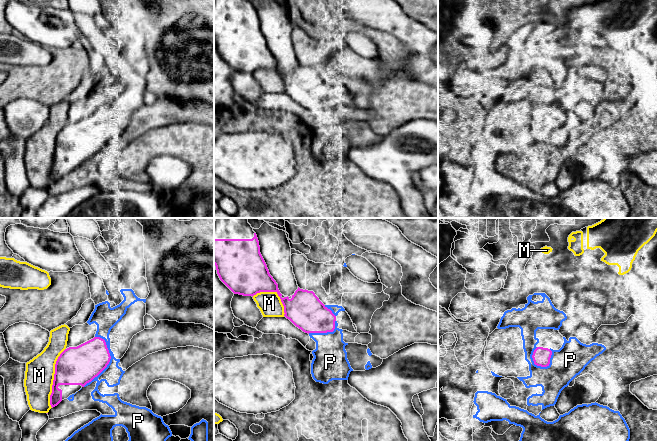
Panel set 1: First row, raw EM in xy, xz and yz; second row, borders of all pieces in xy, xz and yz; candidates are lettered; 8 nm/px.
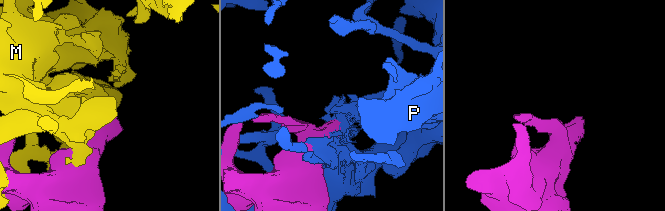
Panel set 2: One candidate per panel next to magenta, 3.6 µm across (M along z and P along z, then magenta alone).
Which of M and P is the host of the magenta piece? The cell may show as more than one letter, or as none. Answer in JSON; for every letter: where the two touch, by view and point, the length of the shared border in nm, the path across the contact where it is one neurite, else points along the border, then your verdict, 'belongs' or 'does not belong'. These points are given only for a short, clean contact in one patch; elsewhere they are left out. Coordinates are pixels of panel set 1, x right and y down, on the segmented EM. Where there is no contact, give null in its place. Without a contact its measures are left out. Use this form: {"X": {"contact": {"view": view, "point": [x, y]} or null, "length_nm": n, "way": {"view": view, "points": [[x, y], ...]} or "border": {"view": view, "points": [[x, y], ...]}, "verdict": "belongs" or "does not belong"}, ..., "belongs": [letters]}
{"M": {"contact": {"view": "xy", "point": [54, 378]}, "length_nm": 500, "verdict": "does not belong"}, "P": {"contact": {"view": "xy", "point": [109, 361]}, "length_nm": 420, "verdict": "does not belong"}, "belongs": []}

